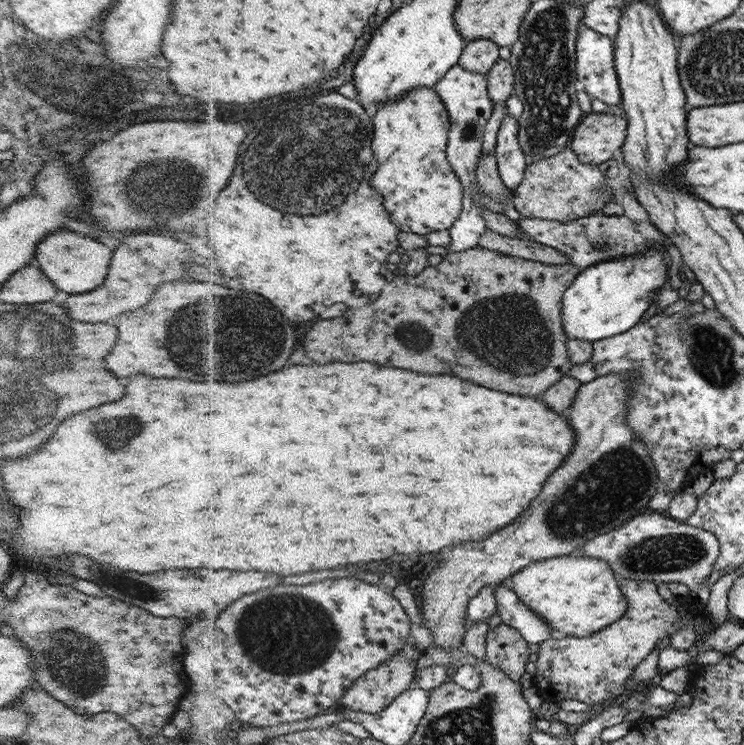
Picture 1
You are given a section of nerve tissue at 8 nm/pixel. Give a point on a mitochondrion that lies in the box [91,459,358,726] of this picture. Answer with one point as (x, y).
(286, 632)

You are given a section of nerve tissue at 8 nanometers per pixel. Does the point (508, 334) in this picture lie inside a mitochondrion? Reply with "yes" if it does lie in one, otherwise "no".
yes

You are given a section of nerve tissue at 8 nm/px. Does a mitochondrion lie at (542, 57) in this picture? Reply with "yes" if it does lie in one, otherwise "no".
yes

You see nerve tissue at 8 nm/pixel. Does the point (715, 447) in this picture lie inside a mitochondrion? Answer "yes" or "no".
no

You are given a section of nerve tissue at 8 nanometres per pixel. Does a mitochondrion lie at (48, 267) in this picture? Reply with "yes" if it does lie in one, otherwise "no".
no

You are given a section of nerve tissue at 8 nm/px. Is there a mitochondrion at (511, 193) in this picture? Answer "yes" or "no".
no

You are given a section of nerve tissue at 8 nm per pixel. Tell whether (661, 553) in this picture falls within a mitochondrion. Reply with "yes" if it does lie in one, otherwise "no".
yes

